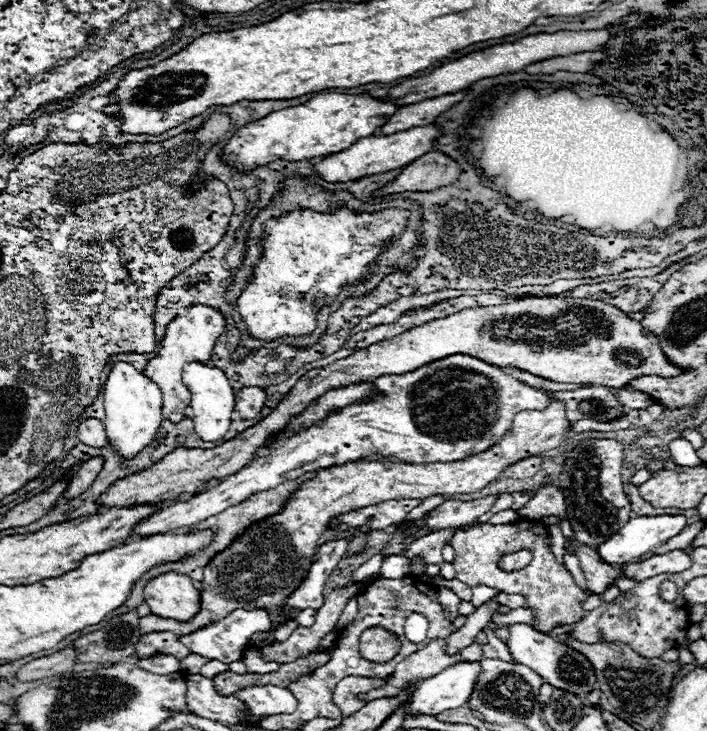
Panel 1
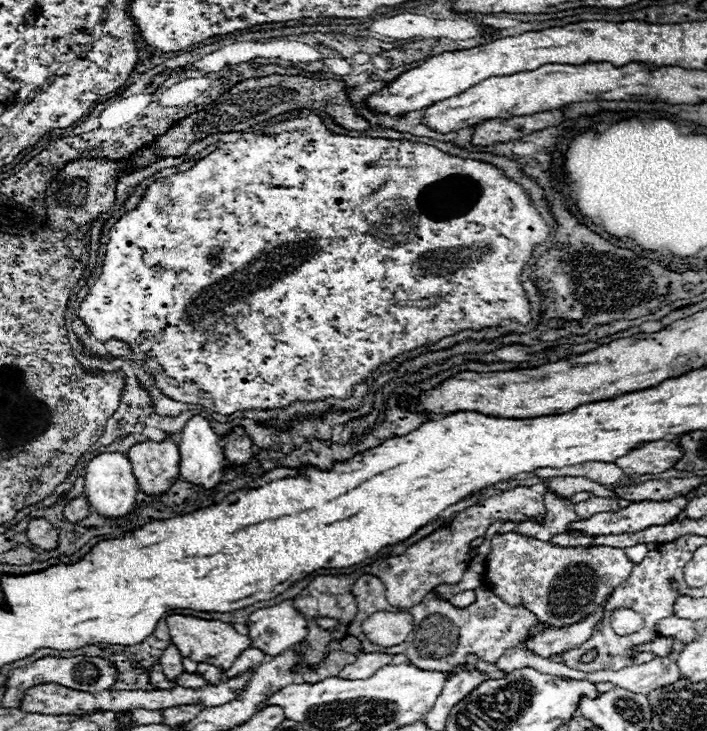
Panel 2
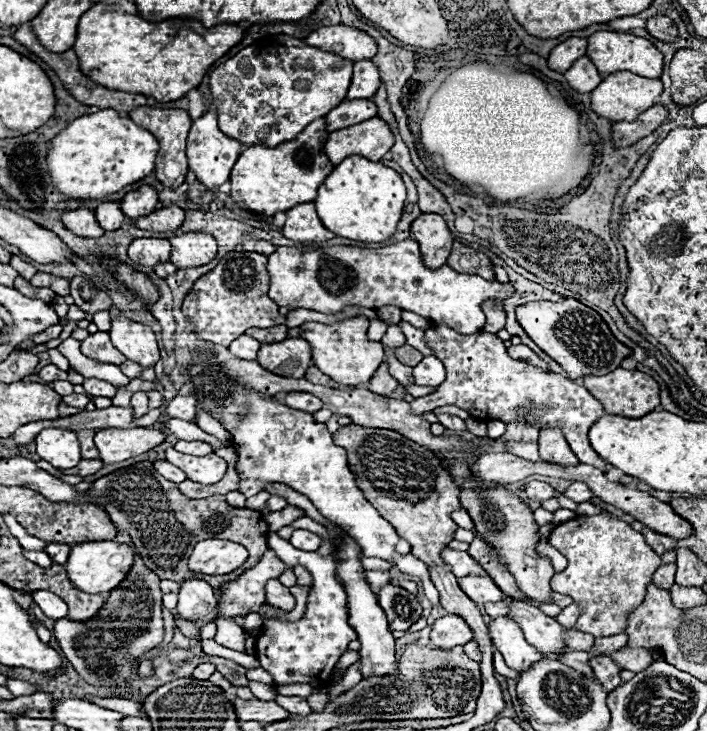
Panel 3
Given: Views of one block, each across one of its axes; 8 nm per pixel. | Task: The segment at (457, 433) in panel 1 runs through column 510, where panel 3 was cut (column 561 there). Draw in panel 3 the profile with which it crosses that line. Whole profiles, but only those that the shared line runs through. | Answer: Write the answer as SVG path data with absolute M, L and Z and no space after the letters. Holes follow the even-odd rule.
M430 326L424 334L424 342L446 366L446 380L434 394L412 400L410 412L420 416L424 412L432 412L434 408L452 404L478 420L502 420L508 424L518 418L540 428L562 426L562 432L580 462L592 464L600 470L608 466L608 462L594 452L588 440L588 430L600 416L604 416L604 408L584 386L578 386L560 374L542 372L528 362L512 360L504 342L490 332L458 334L446 326Z

